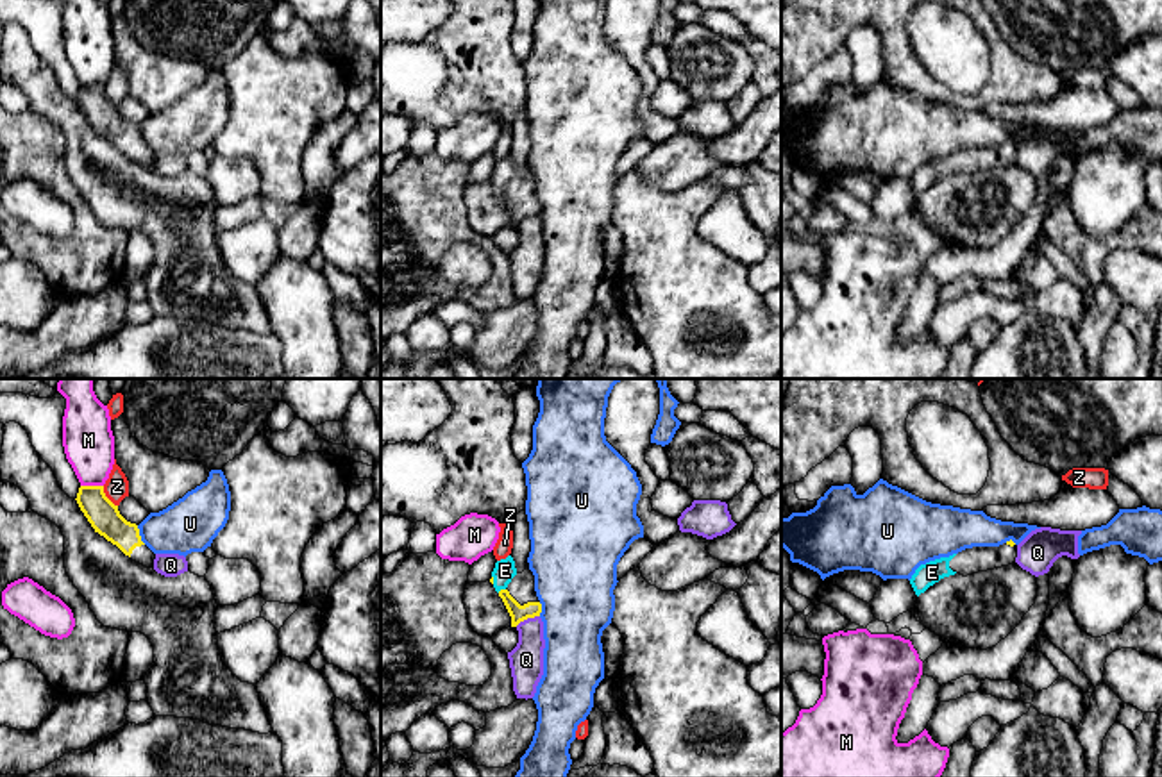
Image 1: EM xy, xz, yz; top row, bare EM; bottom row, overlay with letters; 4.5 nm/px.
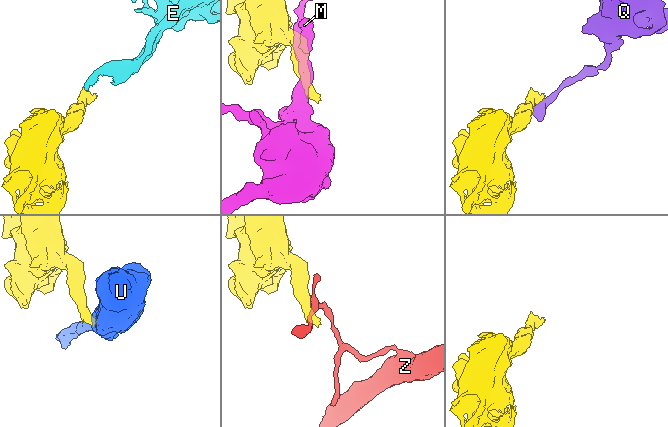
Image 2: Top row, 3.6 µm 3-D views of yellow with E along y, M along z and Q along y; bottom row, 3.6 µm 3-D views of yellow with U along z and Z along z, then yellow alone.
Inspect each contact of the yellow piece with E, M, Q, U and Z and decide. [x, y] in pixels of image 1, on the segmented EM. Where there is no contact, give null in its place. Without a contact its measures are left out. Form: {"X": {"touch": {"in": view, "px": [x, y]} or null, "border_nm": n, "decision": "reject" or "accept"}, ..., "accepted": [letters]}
{"E": {"touch": {"in": "xz", "px": [501, 590]}, "border_nm": 40, "decision": "accept"}, "M": {"touch": {"in": "xy", "px": [92, 486]}, "border_nm": 100, "decision": "reject"}, "Q": {"touch": {"in": "xz", "px": [526, 618]}, "border_nm": 120, "decision": "reject"}, "U": {"touch": {"in": "xy", "px": [138, 534]}, "border_nm": 100, "decision": "reject"}, "Z": {"touch": {"in": "xy", "px": [106, 497]}, "border_nm": 120, "decision": "reject"}, "accepted": ["E"]}

